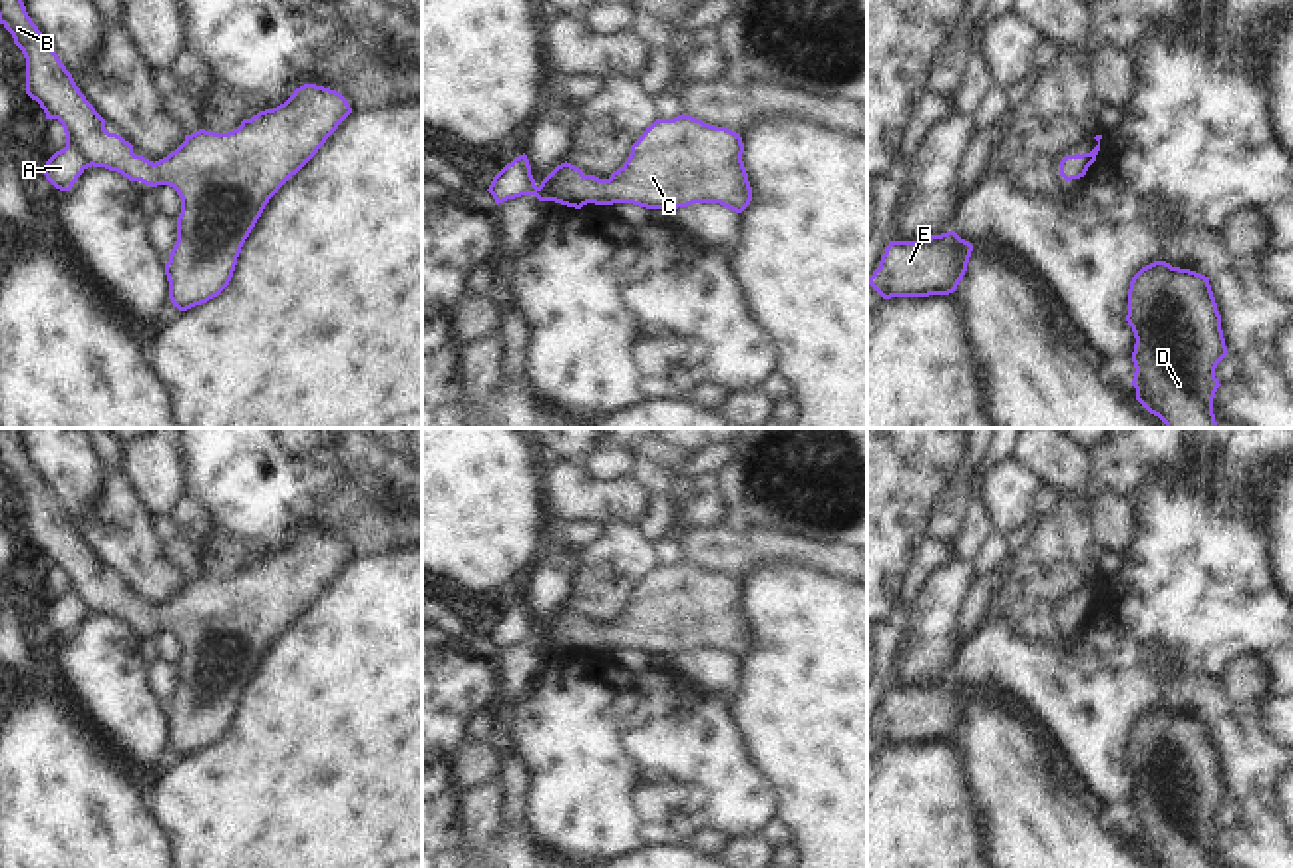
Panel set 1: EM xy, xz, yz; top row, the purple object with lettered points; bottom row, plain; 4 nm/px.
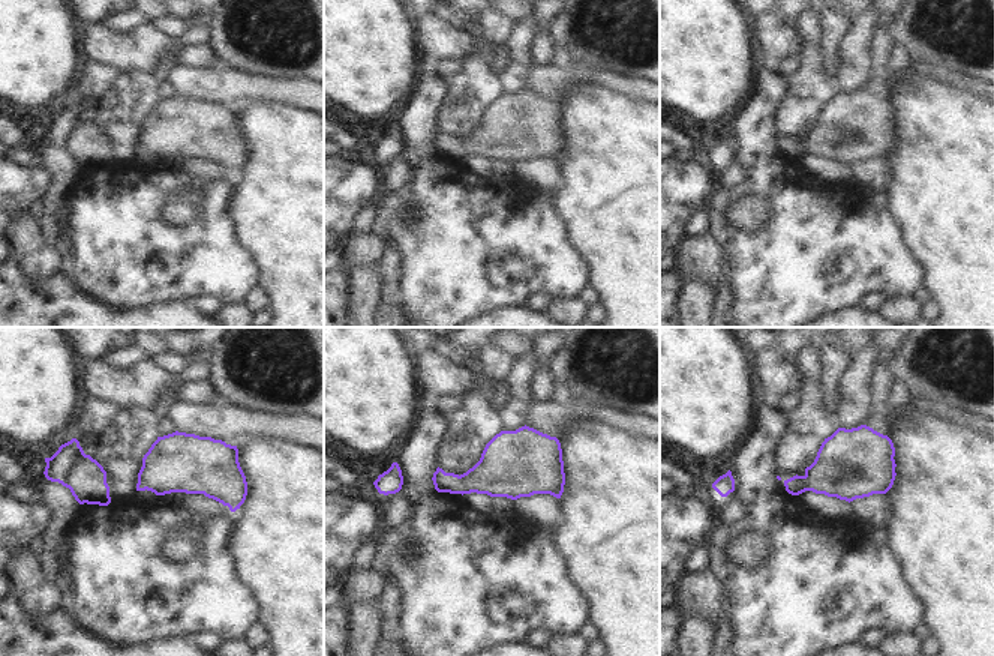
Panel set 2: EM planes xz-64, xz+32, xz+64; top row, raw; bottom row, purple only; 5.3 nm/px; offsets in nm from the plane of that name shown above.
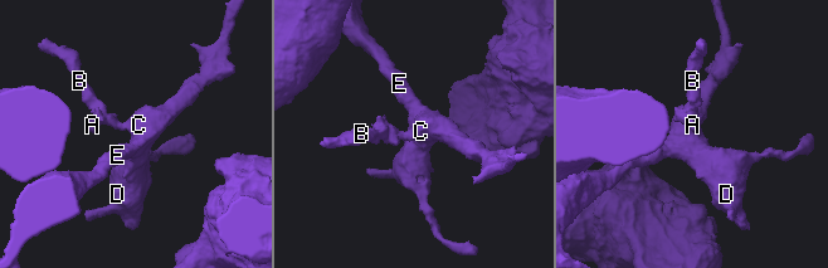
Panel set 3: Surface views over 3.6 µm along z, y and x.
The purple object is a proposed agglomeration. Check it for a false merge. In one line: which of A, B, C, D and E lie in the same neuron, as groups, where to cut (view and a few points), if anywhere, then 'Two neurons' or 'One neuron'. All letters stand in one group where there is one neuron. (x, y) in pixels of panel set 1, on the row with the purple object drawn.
Groups: A B C D E. No split. One neuron.

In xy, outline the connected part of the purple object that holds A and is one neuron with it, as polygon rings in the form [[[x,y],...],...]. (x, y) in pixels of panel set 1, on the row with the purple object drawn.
[[[0,0],[0,24],[26,58],[26,94],[40,104],[46,119],[58,119],[66,147],[44,165],[46,179],[70,191],[88,167],[117,171],[129,181],[169,185],[181,197],[177,241],[165,263],[169,299],[179,311],[207,303],[231,281],[237,257],[269,199],[292,179],[352,113],[348,100],[330,88],[304,84],[280,106],[259,111],[227,133],[199,129],[159,161],[133,153],[133,145],[105,129],[105,119],[86,100],[58,54],[26,12],[22,0]]]

